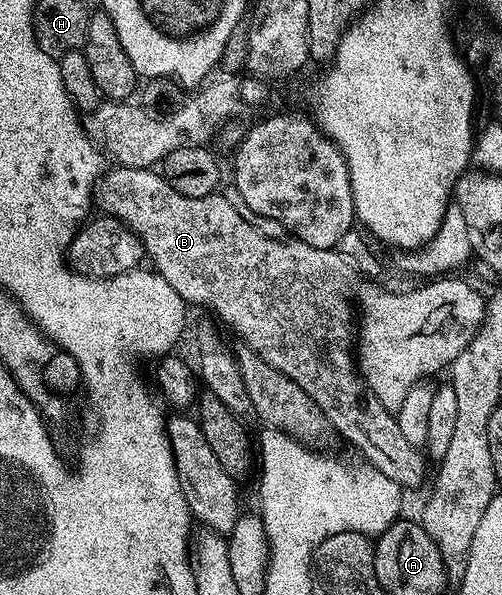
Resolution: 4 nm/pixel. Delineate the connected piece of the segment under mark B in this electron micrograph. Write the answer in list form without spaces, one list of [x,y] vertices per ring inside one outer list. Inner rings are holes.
[[[119,165],[114,168],[108,168],[97,182],[98,208],[100,205],[103,208],[100,210],[104,214],[115,216],[119,221],[126,222],[132,231],[142,239],[143,248],[149,261],[151,257],[150,264],[155,272],[160,273],[165,279],[165,283],[169,283],[169,287],[173,287],[173,291],[177,291],[177,295],[181,295],[183,301],[192,304],[195,302],[212,309],[240,337],[238,339],[240,342],[246,343],[254,353],[261,355],[261,359],[265,359],[265,363],[269,363],[274,369],[281,371],[281,375],[289,375],[289,379],[293,379],[293,383],[297,383],[297,387],[301,387],[301,391],[305,391],[305,395],[309,395],[309,399],[313,399],[313,403],[317,403],[317,407],[321,407],[328,426],[334,432],[336,429],[349,444],[356,445],[368,457],[364,458],[369,462],[371,468],[381,471],[381,475],[389,475],[389,479],[393,479],[393,483],[403,486],[407,491],[411,491],[414,485],[421,484],[423,476],[427,473],[427,465],[423,462],[424,454],[416,446],[411,445],[409,439],[405,439],[405,435],[401,435],[401,427],[396,414],[380,403],[377,395],[371,393],[359,375],[357,361],[353,356],[353,301],[352,298],[351,301],[347,298],[347,292],[351,289],[351,281],[347,278],[348,258],[335,249],[309,247],[309,243],[298,239],[267,237],[257,226],[247,221],[247,218],[243,217],[232,203],[229,203],[229,199],[222,192],[214,191],[201,198],[190,198],[175,191],[162,172],[156,171],[154,168],[138,169],[128,165]]]

